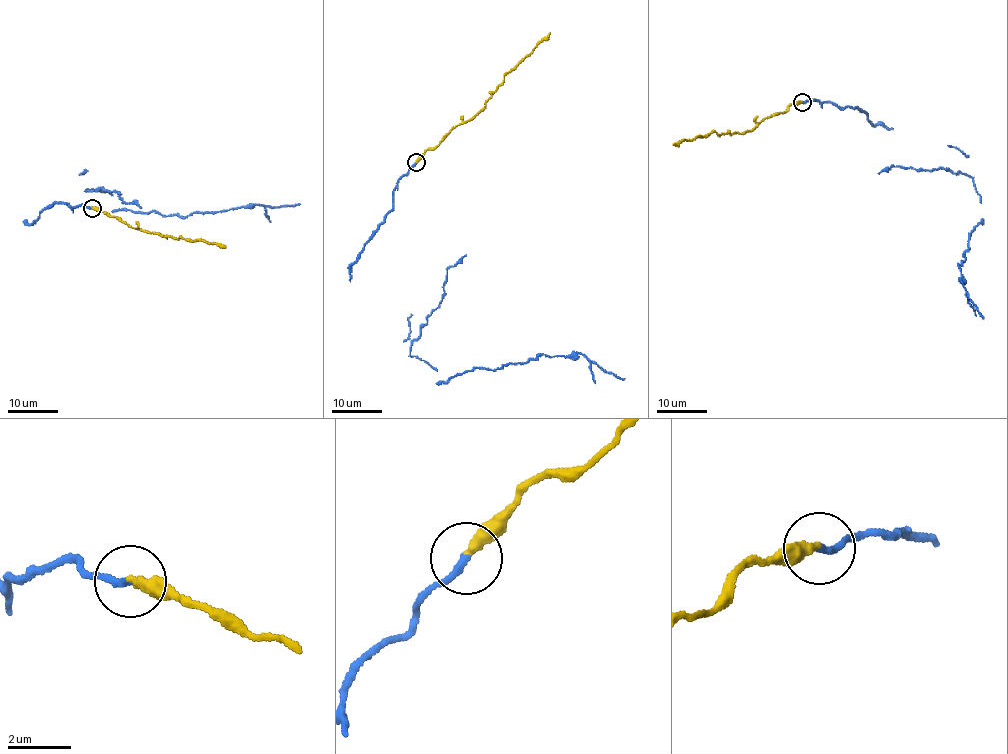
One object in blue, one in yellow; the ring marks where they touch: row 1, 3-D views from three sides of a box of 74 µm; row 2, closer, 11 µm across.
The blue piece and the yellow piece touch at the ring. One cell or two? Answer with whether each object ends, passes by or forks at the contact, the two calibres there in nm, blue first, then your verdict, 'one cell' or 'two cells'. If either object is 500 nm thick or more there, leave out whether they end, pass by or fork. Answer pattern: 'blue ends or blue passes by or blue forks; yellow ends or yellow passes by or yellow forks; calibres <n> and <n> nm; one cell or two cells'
blue ends; yellow ends; calibres 220 and 320 nm; two cells

